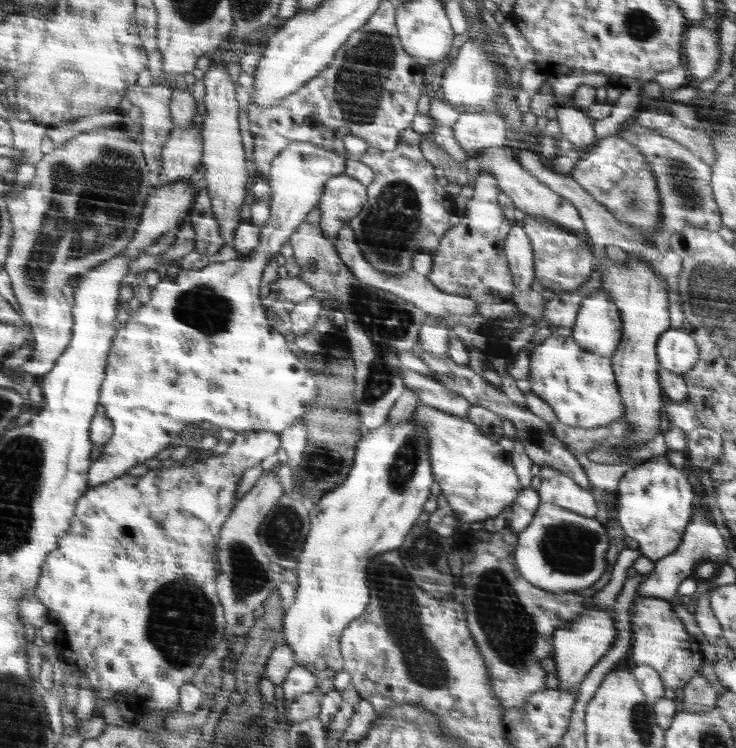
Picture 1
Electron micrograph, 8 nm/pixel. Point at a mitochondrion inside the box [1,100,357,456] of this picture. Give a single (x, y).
(103, 193)

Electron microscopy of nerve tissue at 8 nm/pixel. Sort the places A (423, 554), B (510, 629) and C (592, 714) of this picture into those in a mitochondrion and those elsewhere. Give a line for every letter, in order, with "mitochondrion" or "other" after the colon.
A: mitochondrion
B: mitochondrion
C: other

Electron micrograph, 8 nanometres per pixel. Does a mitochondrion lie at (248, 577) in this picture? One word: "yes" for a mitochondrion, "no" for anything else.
yes

